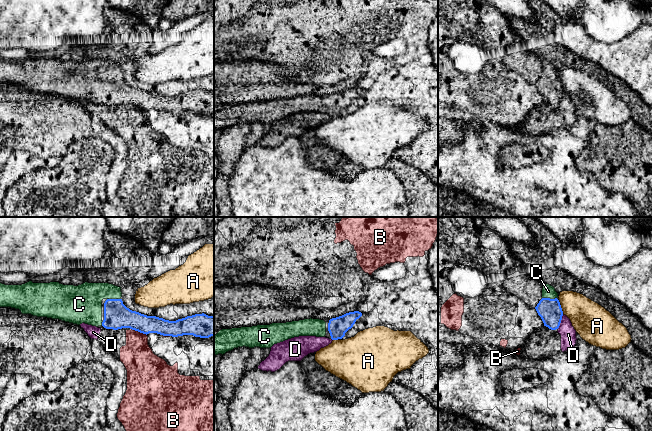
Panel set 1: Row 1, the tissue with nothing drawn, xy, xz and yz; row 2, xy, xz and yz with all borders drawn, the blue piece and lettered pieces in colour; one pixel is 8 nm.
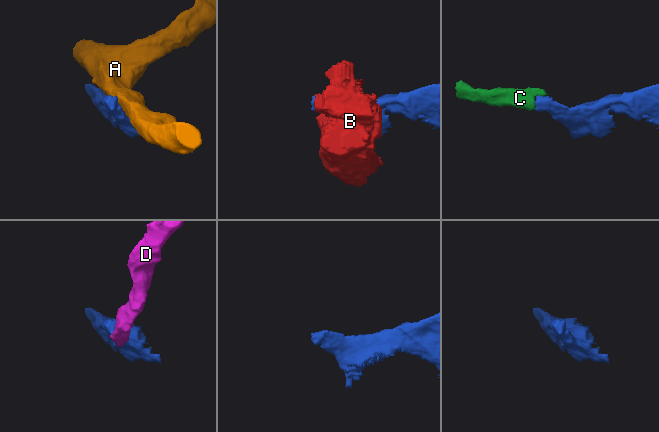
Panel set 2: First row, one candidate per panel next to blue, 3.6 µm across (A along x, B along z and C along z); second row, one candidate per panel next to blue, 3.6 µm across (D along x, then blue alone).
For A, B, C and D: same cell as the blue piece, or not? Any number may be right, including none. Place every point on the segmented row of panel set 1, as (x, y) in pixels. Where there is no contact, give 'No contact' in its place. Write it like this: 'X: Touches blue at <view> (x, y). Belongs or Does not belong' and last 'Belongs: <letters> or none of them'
A: Touches blue at yz (561, 309). Does not belong
B: Touches blue at xy (138, 331). Does not belong
C: Touches blue at yz (549, 298). Belongs
D: Touches blue at yz (560, 321). Does not belong
Belongs: C

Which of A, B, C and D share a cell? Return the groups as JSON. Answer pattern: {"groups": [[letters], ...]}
{"groups": [["A"], ["B", "D"], ["C"]]}

